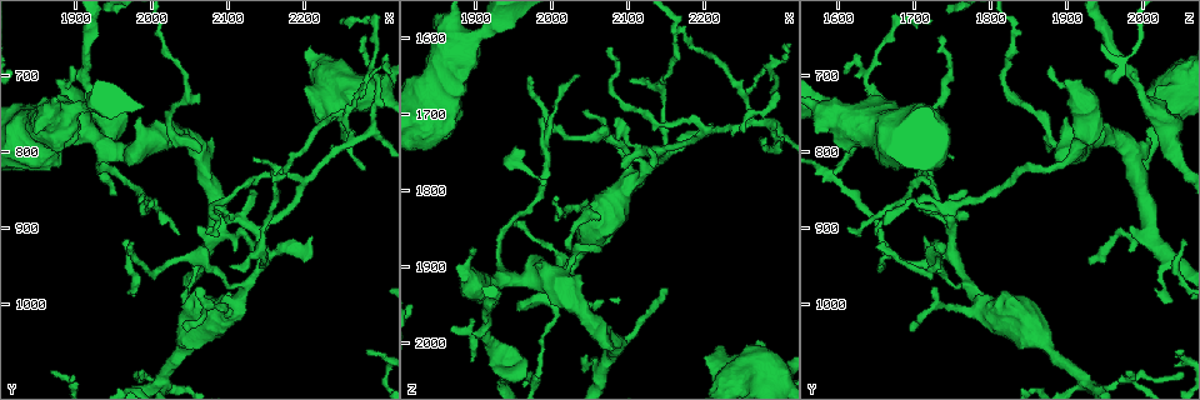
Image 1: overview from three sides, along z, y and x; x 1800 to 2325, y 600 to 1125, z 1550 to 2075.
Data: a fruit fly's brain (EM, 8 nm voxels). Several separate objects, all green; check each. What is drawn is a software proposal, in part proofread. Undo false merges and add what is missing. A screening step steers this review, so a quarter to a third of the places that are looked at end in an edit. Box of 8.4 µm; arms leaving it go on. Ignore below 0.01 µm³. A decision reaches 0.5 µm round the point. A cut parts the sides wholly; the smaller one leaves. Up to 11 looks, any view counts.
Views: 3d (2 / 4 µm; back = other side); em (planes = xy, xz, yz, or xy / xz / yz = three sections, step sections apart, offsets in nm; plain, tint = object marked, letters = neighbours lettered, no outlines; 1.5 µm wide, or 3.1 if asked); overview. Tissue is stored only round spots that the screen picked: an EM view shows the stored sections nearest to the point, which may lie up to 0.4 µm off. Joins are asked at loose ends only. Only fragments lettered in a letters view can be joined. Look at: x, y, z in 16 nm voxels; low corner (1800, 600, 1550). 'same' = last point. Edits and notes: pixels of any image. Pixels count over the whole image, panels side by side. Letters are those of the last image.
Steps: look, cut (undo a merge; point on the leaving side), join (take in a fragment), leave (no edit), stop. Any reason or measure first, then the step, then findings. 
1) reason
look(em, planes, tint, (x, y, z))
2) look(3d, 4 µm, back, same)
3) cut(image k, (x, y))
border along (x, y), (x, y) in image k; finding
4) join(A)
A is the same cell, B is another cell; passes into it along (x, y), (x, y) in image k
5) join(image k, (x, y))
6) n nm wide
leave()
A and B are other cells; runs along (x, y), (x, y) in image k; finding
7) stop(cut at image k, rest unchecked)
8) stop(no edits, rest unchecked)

branch stops here
look(em, yz, step 4, tint, (2280, 650, 1735))

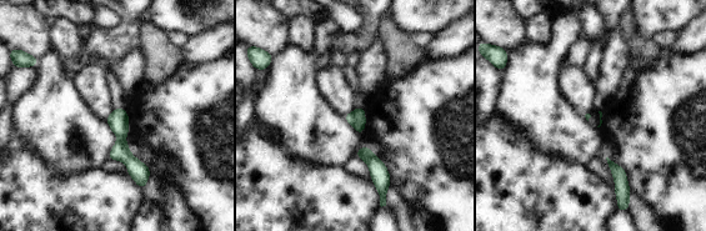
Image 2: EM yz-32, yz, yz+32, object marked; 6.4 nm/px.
cut it another way
look(em, planes, letters, same)

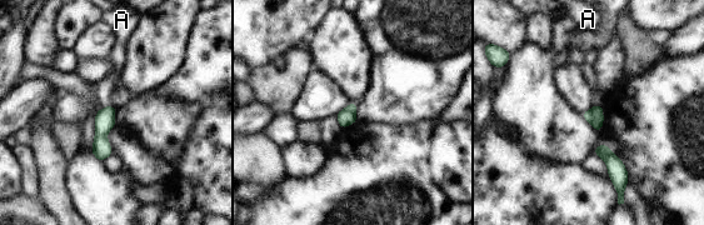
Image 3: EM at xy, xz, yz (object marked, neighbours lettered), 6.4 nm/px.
110 nm wide
join(A)
A is the same cell; passes into it along (105, 118), (106, 106), (104, 89) in image 3; the neuron continues

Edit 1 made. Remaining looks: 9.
look(overview)

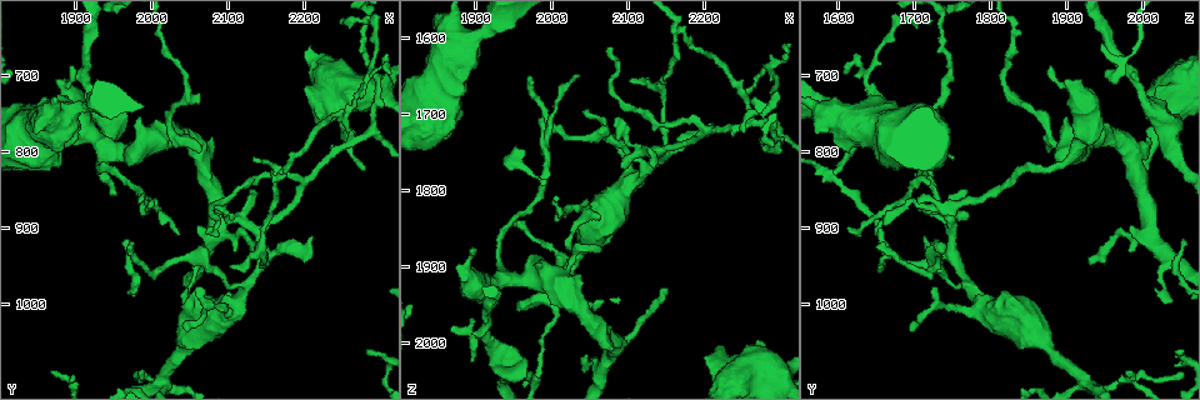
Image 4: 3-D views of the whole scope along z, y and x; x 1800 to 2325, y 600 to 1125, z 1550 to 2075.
thin end
look(em, xy, step 4, tint, (2080, 875, 1705))

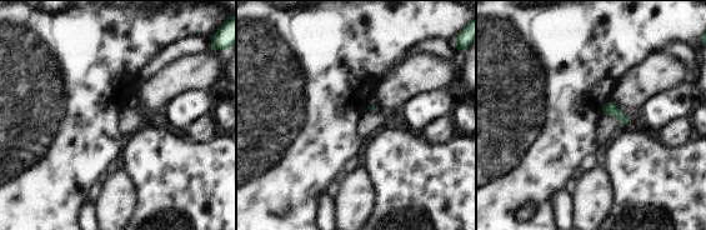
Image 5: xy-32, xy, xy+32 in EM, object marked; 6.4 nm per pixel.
look(em, xy, step 4, letters, same)

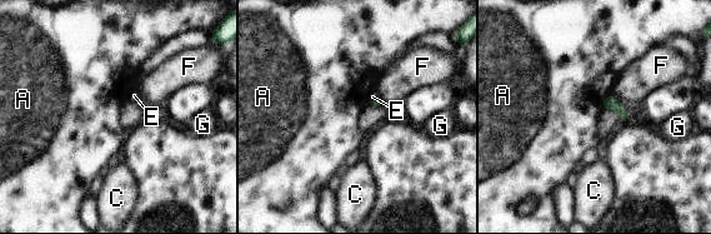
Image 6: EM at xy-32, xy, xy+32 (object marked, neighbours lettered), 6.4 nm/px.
leave()
A, C, E, F and G are other cells; border along (611, 94), (602, 100), (602, 108) in image 6; none of them fits

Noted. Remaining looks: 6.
tapers out
look(3d, 2 µm, (2150, 945, 1930))

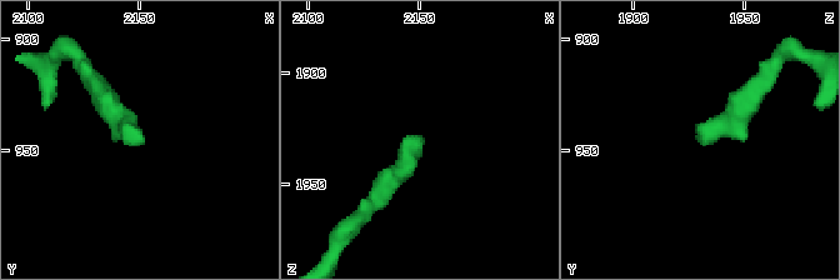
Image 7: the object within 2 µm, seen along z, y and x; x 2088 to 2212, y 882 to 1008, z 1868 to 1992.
look(em, xz, step 8, tint, (2149, 946, 1930))

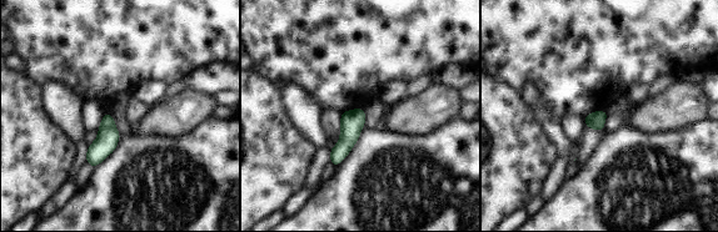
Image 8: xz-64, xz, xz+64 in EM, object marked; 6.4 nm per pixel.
look(em, planes, letters, same)

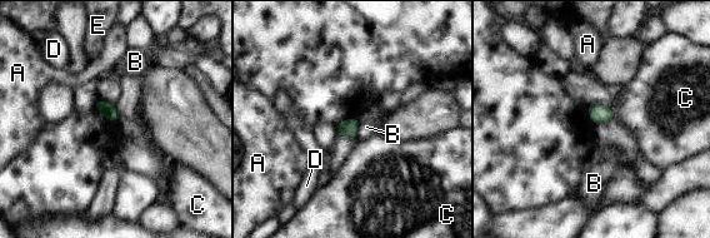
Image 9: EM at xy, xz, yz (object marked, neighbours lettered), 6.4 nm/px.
leave()
A, B, C, D and E are other cells; border along (360, 119), (355, 138) in image 9; none of them fits

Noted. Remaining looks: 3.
arms part here
look(em, xy, step 8, letters, (2015, 785, 1910))

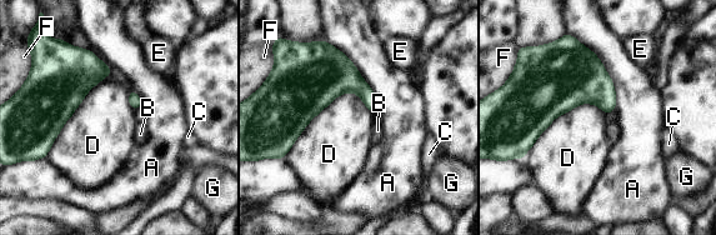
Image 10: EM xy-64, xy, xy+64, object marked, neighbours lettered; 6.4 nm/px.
leave()
A, B, C, D, E, F and G are other cells; border along (566, 33), (602, 64), (615, 110) in image 10; continuous, no second neuron

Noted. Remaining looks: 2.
stop(join at image 3, rest unchecked)

